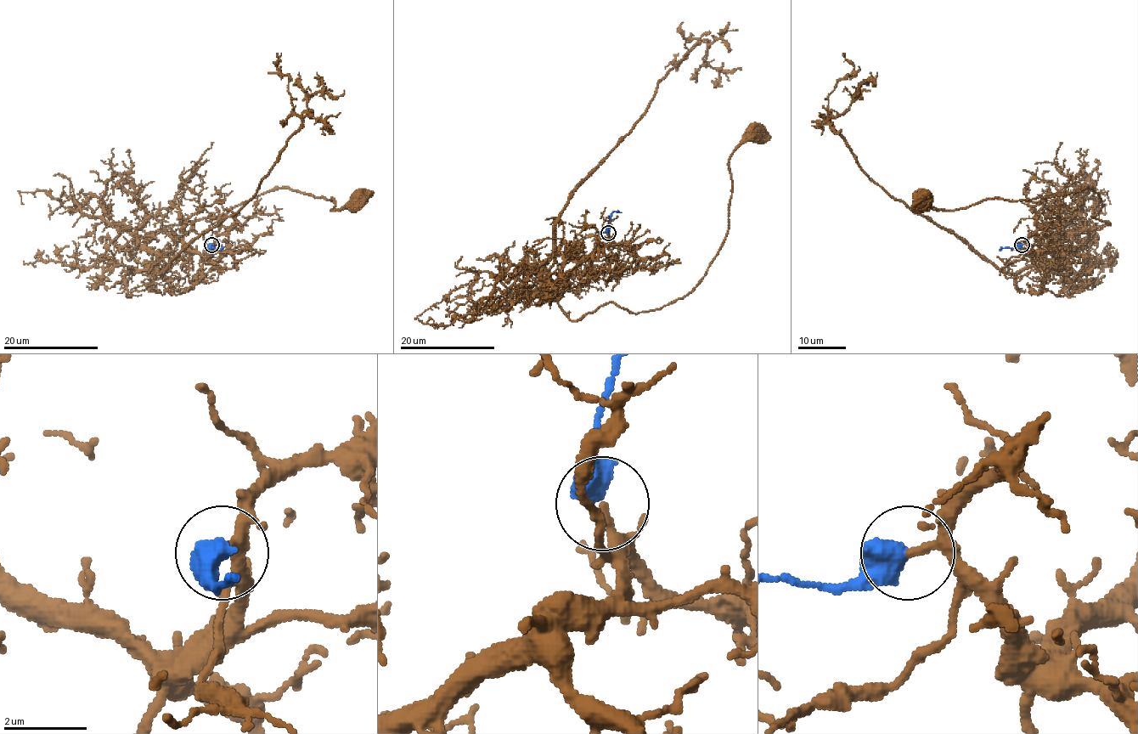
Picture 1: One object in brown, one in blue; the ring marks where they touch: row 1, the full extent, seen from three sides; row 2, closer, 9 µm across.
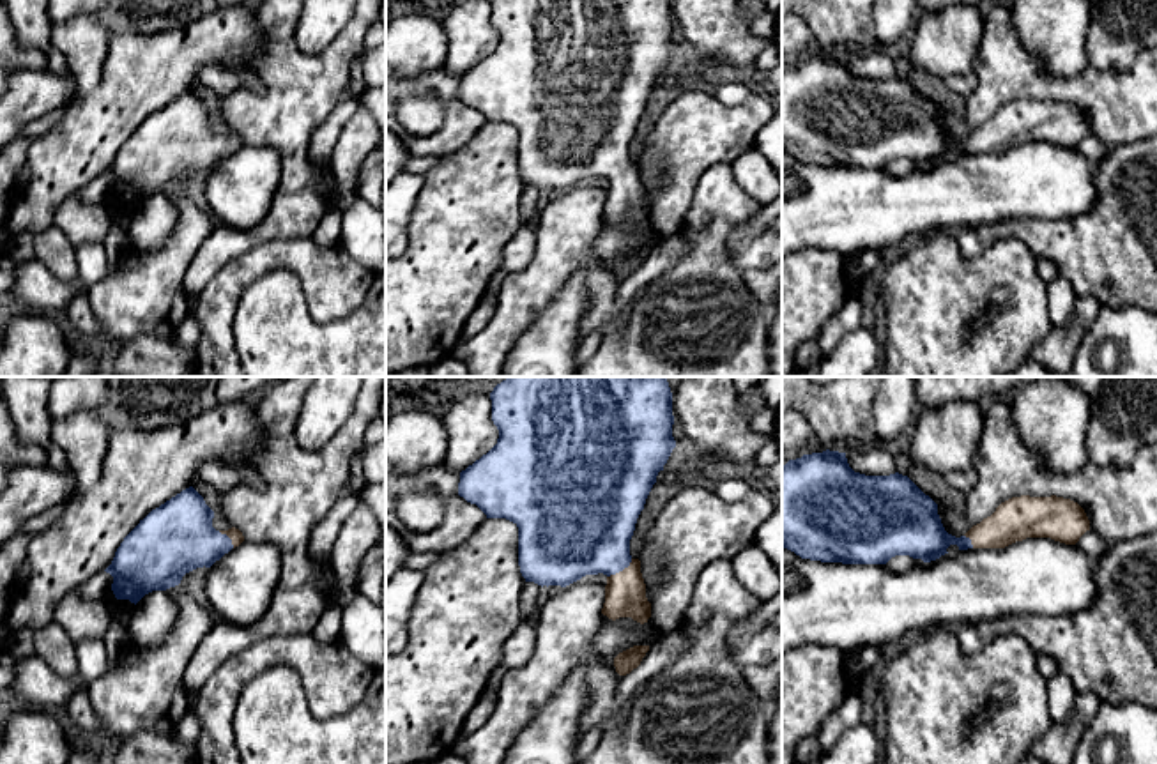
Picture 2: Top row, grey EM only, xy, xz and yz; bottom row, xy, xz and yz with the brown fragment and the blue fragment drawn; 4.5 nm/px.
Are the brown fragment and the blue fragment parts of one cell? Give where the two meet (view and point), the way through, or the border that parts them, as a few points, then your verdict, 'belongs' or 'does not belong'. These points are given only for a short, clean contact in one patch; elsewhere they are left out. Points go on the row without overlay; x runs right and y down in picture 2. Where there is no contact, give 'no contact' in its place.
contact xz (620, 175); way xz (625, 197), (625, 184), (620, 175), (612, 161), (584, 133); belongs

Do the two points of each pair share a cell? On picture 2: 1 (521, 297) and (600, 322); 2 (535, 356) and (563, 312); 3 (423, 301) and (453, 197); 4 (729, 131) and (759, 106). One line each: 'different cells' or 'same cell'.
1: same cell
2: same cell
3: same cell
4: same cell

